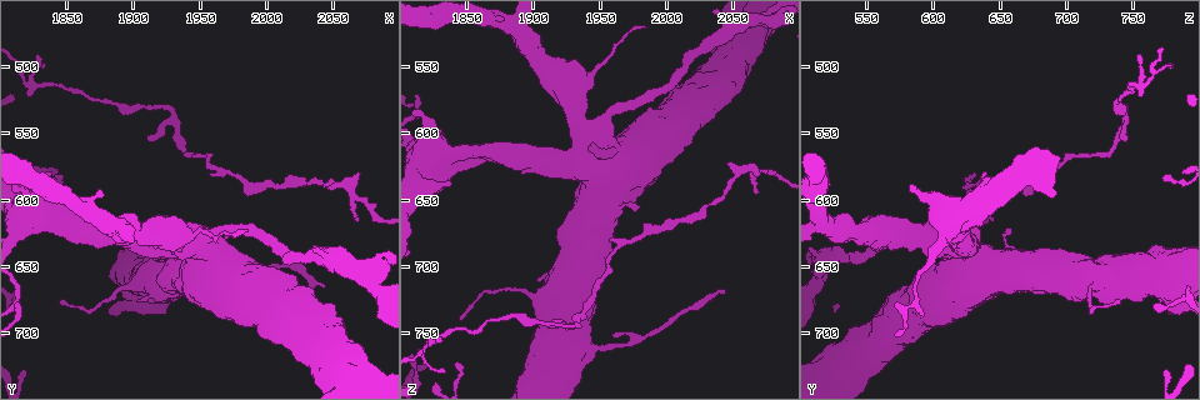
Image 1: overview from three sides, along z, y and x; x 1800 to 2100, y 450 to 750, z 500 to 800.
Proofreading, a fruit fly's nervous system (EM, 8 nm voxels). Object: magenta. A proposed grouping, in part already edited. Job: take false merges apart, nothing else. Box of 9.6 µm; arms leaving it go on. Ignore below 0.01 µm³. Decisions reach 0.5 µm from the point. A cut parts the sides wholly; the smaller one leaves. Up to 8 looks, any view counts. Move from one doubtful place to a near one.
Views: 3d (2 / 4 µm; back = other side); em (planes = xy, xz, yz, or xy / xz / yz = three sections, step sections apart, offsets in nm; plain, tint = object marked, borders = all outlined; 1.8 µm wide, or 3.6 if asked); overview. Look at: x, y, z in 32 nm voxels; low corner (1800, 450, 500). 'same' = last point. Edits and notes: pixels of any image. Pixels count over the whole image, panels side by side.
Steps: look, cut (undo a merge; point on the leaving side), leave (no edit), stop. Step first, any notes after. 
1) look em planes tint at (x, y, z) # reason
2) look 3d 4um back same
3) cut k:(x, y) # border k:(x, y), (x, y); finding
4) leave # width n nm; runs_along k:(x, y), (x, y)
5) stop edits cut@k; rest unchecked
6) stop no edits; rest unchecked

look em planes tint at (1818, 514, 756) # sharp bend

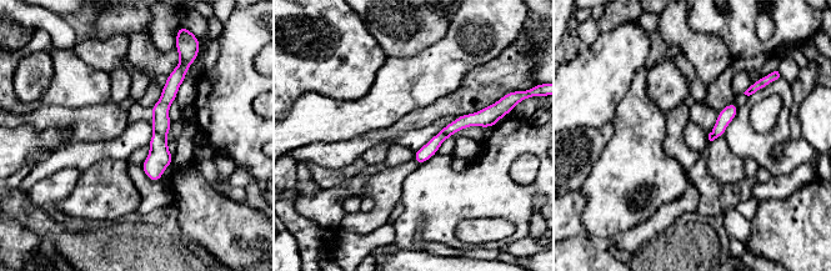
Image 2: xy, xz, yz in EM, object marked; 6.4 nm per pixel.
leave # width 80 nm; runs_along 2:(173, 75), (160, 109), (156, 179); continuous, no second neuron

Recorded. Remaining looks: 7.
look em yz step 16 tint at (1836, 612, 618) # touches itself

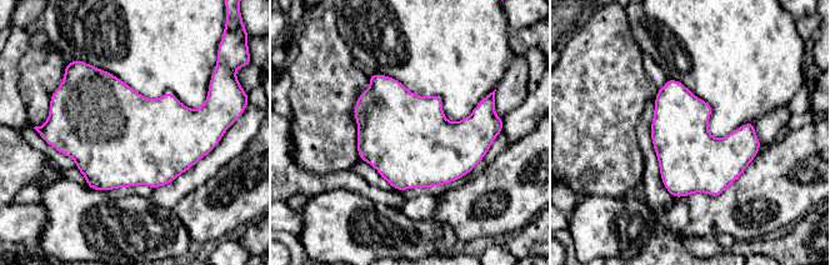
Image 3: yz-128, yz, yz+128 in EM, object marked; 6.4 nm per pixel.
look em planes borders same

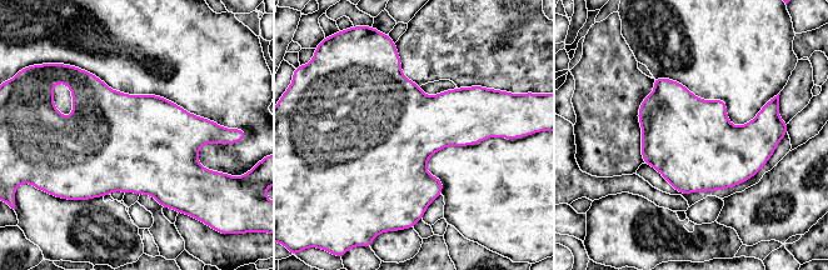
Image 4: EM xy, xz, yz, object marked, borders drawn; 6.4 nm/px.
leave # all the same neuron

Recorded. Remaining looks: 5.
look 3d 4um at (1938, 632, 598) # closes a loop

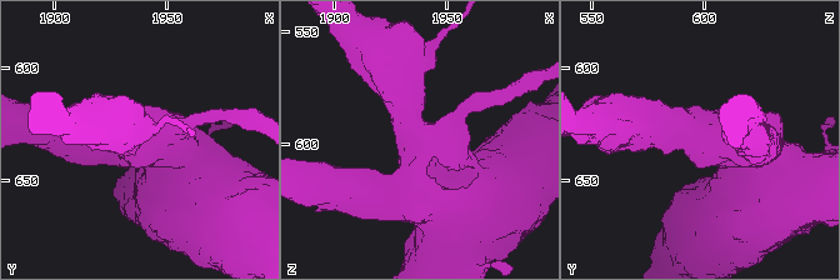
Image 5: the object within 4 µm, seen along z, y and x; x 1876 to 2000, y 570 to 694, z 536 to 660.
look em xy step 8 tint at (1939, 630, 598)

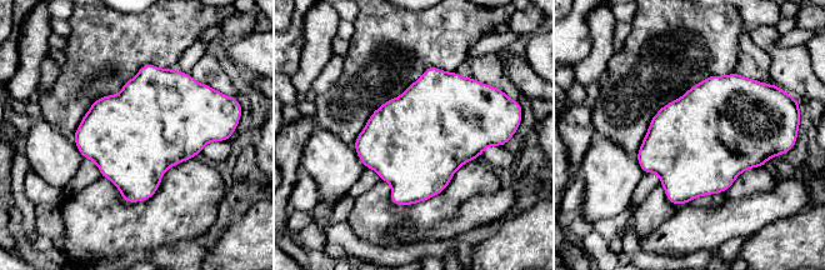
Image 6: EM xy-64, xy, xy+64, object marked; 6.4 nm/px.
look em planes tint same

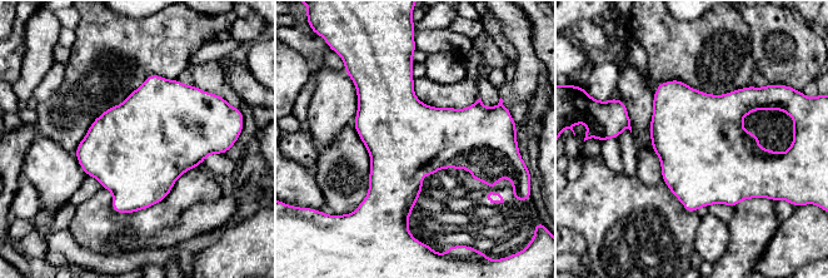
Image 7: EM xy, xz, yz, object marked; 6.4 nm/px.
leave # one neuron here

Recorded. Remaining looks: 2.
look em xz step 16 tint at (2056, 590, 628) # sharp bend

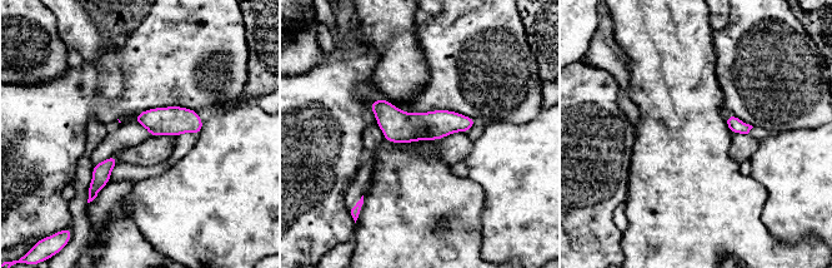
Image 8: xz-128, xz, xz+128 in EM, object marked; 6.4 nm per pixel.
leave # width 110 nm; runs_along 8:(372, 105), (395, 123), (471, 122); all the same neuron

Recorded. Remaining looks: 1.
stop no edits; rest unchecked

